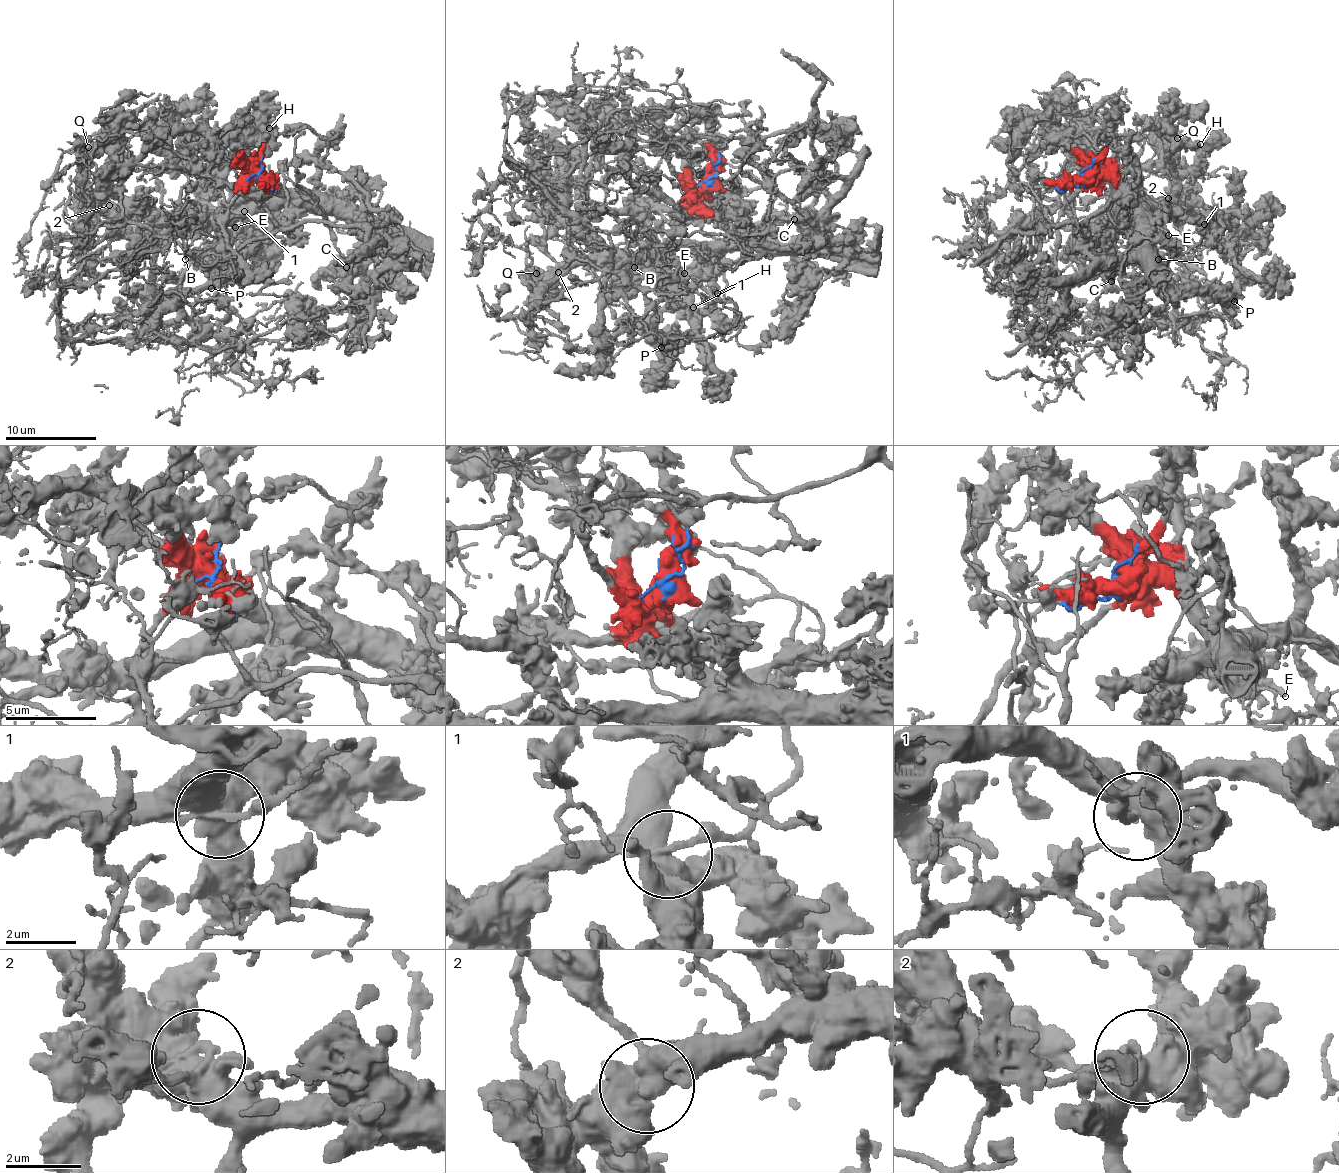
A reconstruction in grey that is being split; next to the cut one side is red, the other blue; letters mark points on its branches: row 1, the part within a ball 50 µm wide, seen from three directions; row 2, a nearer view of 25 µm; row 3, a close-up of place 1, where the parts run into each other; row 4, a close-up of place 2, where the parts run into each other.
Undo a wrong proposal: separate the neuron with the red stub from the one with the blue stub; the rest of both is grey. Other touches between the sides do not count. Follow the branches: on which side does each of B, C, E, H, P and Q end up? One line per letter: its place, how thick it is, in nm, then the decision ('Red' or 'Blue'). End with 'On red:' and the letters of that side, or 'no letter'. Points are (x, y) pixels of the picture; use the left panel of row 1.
B: Place: (185, 259). Thickness 120 nm. Red
C: Place: (346, 267). Thickness 500 nm. Red
E: Place: (235, 227). Thickness 280 nm. Red
H: Place: (269, 128). Thickness 550 nm. Red
P: Place: (211, 288). Thickness 550 nm. Red
Q: Place: (88, 147). Thickness 280 nm. Red
On red: B, C, E, H, P, Q

